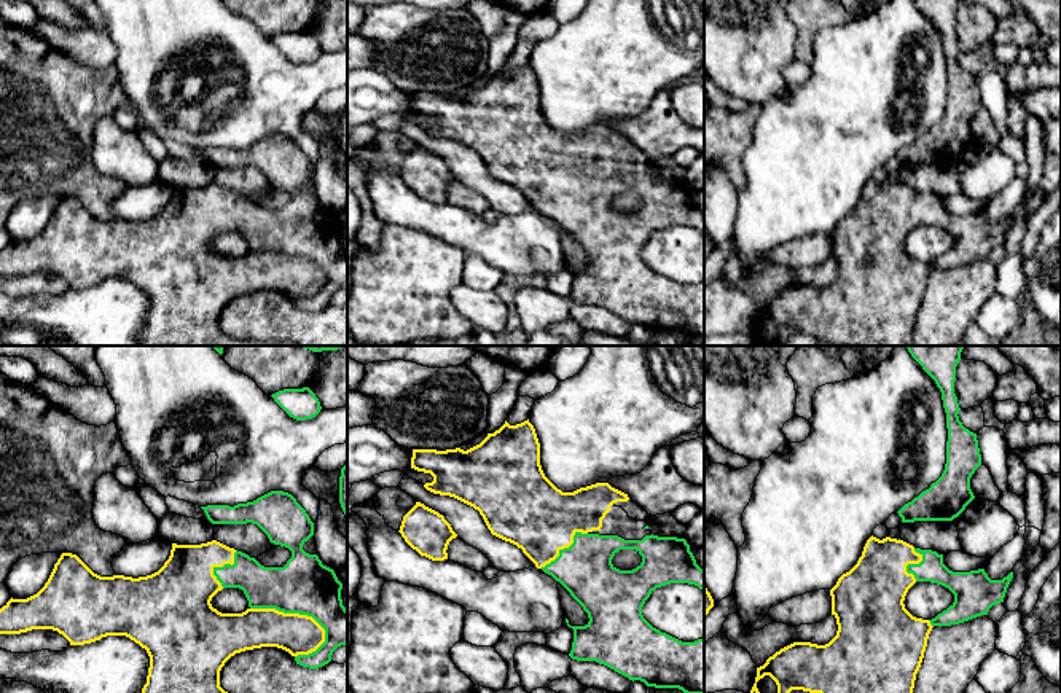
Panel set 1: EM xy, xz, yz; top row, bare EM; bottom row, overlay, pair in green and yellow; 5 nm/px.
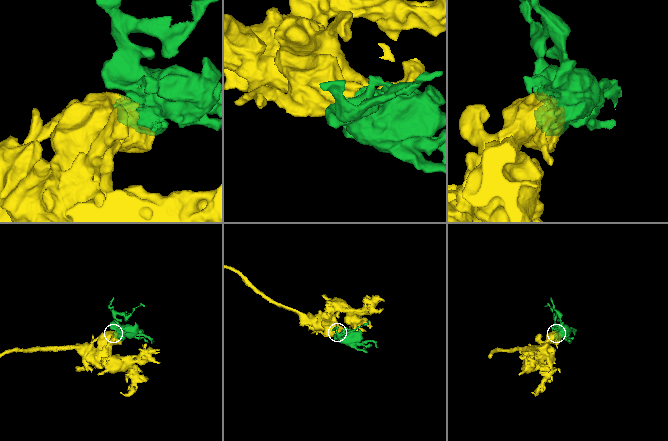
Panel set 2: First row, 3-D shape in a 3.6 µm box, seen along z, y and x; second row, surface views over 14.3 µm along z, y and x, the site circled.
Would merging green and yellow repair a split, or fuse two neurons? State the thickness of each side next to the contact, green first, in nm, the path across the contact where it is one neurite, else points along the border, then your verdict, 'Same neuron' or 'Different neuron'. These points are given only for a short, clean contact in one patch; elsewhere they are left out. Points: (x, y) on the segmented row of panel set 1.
Thickness 280 nm (green) against 200 nm. Same neuron

